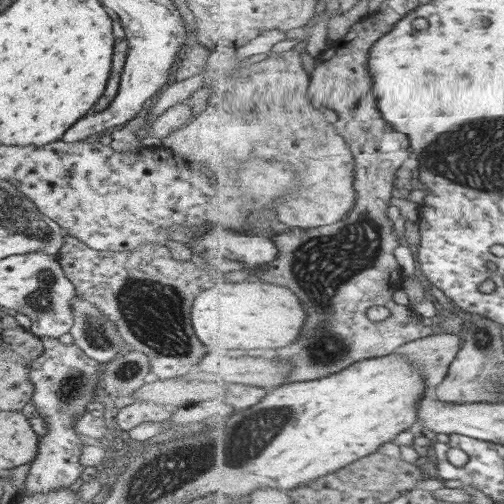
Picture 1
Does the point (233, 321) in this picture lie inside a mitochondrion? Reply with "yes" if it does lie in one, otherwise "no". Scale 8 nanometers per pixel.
no

